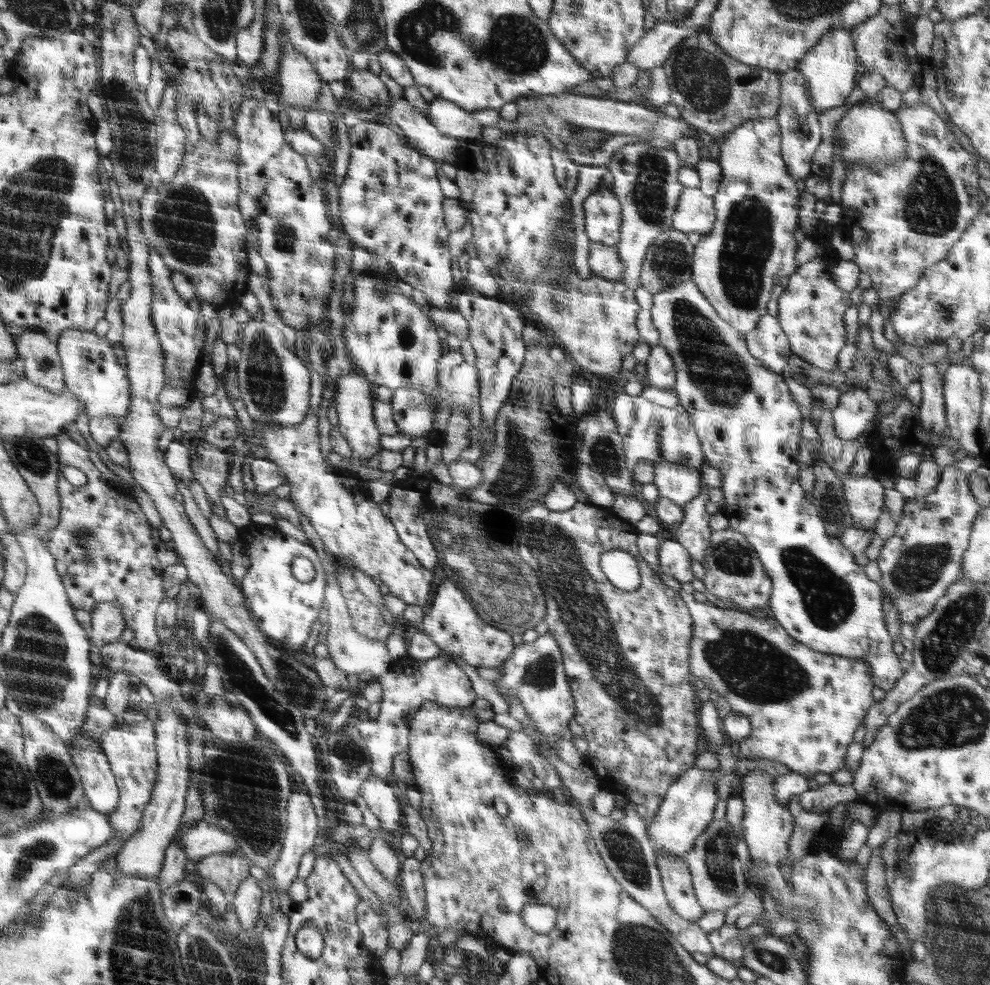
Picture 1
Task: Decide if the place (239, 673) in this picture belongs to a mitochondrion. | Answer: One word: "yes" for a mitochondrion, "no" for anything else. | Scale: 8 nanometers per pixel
yes

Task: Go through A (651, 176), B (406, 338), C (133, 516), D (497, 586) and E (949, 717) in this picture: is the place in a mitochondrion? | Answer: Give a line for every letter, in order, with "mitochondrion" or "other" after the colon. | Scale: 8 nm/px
A: mitochondrion
B: mitochondrion
C: other
D: mitochondrion
E: mitochondrion

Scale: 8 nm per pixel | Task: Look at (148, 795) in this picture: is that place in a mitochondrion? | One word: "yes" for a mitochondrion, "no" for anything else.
no

